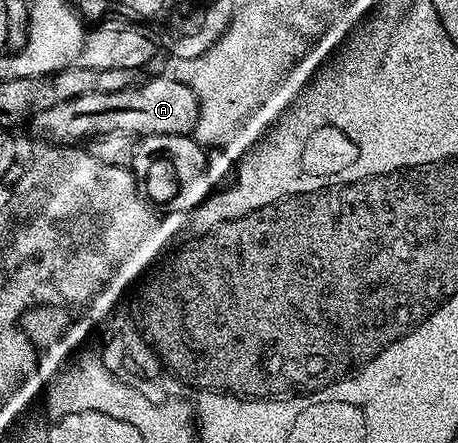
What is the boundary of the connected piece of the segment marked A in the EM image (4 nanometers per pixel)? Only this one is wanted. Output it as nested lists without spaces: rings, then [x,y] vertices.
[[[152,79],[124,91],[114,93],[86,93],[62,105],[42,109],[32,116],[30,126],[52,145],[80,145],[102,133],[130,133],[145,135],[192,135],[198,121],[198,101],[194,93],[177,79]]]

